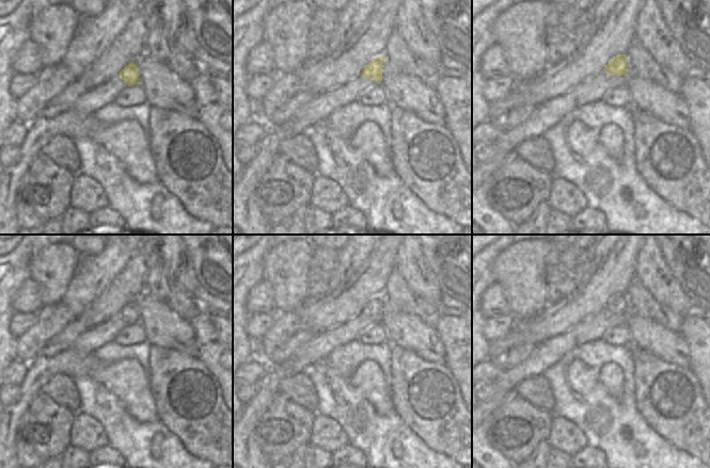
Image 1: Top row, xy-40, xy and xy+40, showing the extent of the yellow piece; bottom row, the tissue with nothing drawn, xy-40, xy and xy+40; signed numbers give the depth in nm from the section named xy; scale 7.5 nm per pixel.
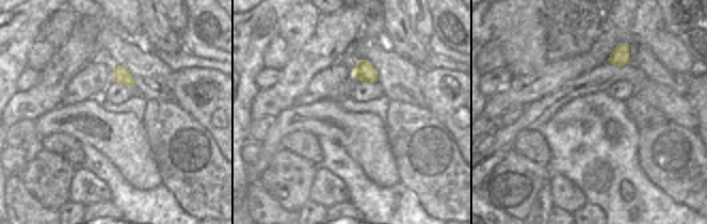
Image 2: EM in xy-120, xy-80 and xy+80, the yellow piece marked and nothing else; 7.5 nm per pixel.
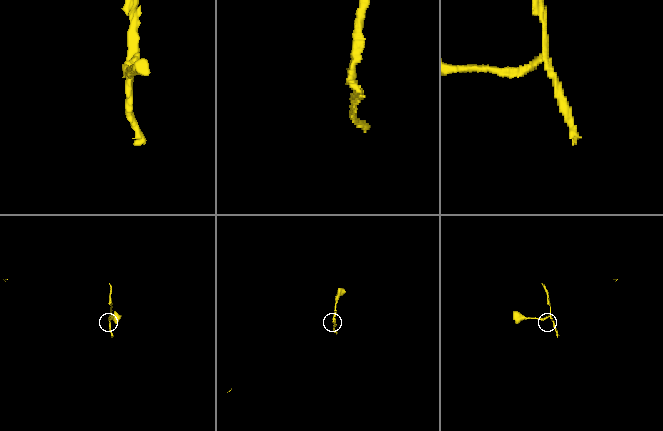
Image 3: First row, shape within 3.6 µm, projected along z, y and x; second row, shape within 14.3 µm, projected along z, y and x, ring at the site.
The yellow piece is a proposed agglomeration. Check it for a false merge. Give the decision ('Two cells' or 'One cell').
Two cells.

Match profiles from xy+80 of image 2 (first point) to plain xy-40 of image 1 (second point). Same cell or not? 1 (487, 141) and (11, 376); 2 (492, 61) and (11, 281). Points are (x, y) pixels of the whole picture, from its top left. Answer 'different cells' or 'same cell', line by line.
1: different cells
2: different cells

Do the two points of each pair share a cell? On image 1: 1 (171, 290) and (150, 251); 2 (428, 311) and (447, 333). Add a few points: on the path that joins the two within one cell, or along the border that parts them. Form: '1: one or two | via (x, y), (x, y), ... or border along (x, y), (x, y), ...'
1: two | border along (158, 255), (158, 260), (147, 271), (144, 286)
2: two | border along (440, 315), (434, 327)

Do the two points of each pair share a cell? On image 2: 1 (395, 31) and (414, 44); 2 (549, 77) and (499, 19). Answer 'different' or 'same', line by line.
1: same
2: different

